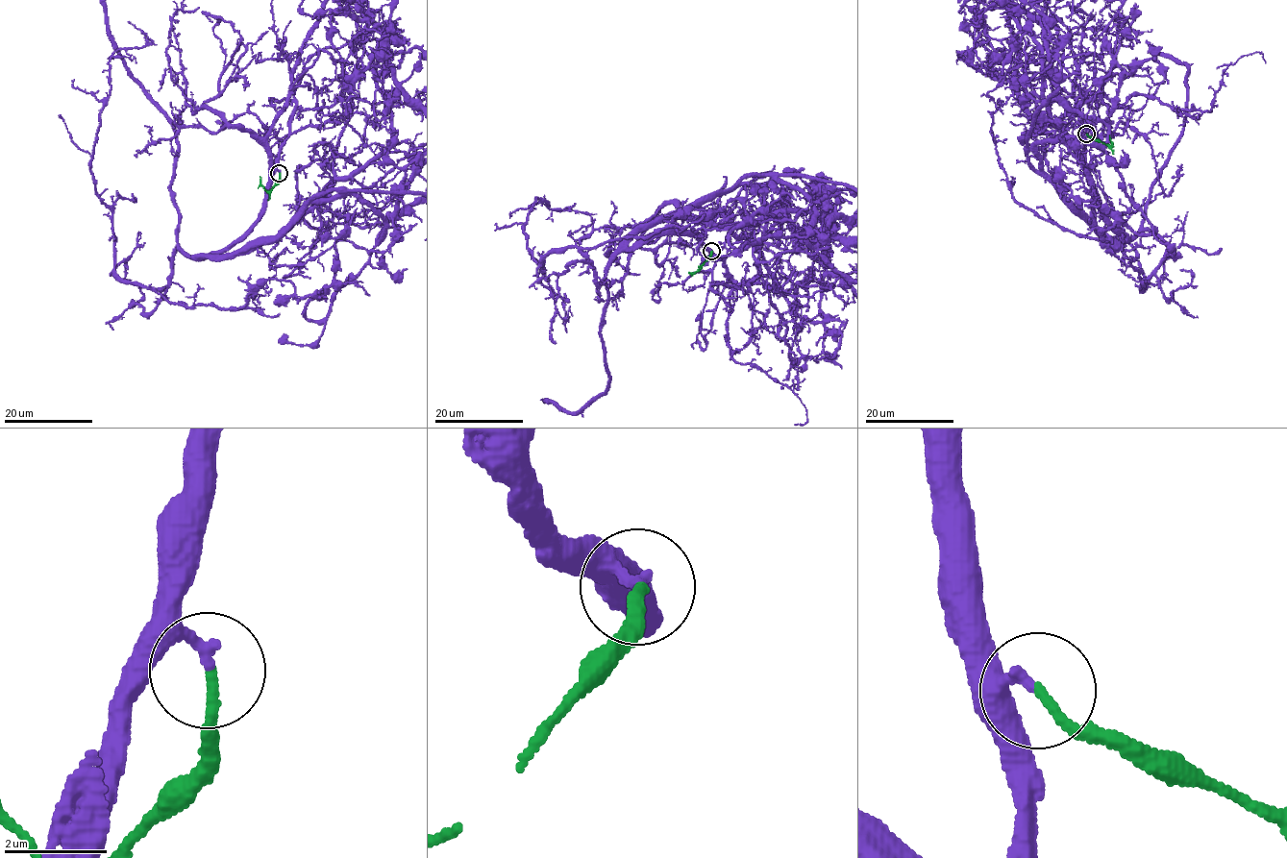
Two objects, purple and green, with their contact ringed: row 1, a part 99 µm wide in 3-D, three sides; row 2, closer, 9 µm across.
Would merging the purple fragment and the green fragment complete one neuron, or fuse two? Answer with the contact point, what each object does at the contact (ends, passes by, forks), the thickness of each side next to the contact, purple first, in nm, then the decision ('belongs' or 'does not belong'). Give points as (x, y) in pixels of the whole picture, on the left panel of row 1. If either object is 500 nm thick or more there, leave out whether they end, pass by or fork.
(279, 173) | purple ends | green ends | 200/190 nm | belongs

